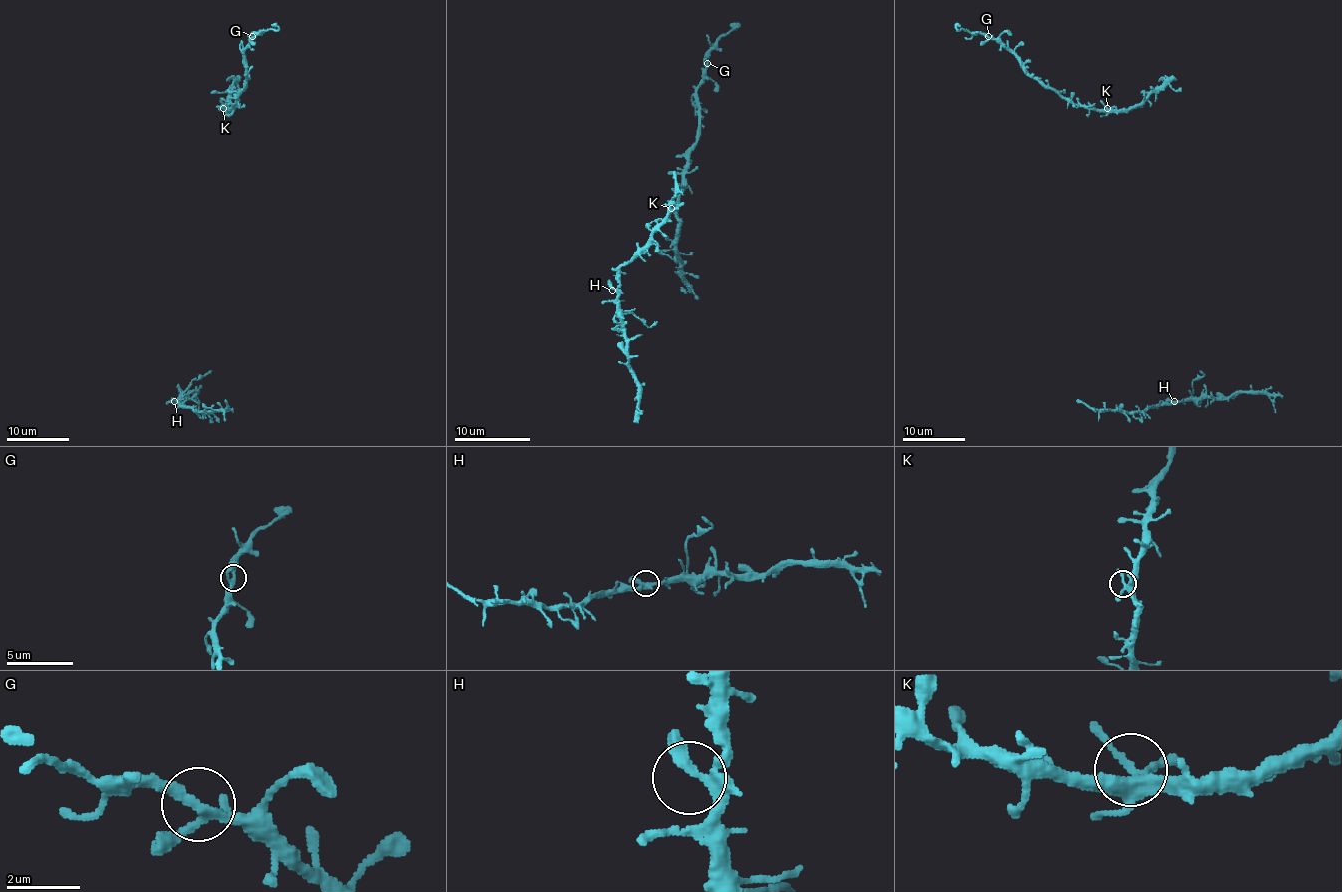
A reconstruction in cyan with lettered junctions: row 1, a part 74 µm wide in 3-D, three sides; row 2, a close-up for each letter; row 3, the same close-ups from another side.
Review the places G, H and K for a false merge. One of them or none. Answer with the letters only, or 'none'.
none

